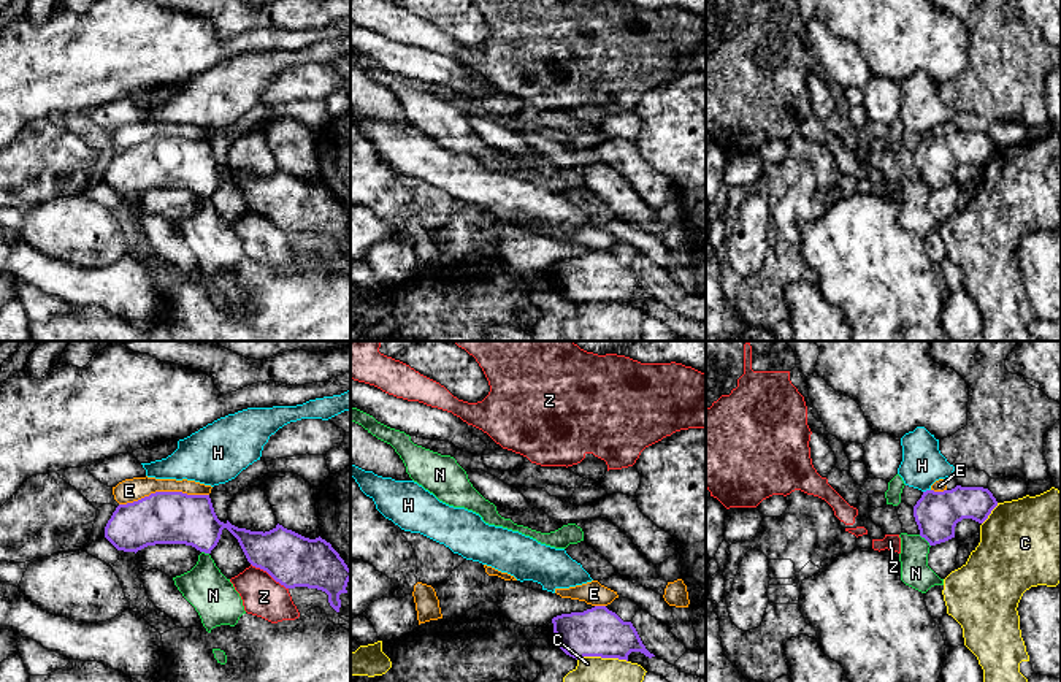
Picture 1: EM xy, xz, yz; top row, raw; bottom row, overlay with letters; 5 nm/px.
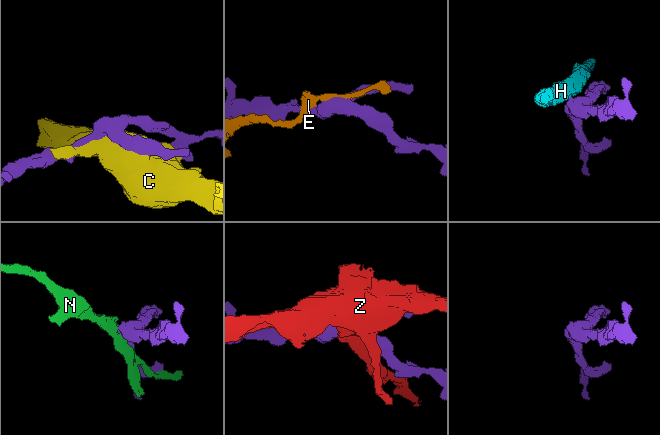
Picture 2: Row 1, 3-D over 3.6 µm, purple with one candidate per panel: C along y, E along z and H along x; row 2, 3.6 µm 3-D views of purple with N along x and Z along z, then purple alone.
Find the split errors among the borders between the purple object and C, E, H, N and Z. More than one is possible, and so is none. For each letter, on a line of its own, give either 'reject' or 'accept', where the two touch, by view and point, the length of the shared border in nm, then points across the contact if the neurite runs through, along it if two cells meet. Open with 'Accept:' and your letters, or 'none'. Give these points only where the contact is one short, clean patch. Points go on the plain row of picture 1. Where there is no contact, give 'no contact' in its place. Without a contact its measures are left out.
Accept: none
C: reject; meets purple in xz at (603, 302); contact 260 nm long
E: reject; meets purple in xy at (164, 137); contact 460 nm long
H: reject; meets purple in yz at (926, 135); contact 40 nm long; border along yz (930, 134), (923, 137)
N: reject; meets purple in yz at (925, 183); contact 90 nm long
Z: reject; meets purple in xy at (270, 219); contact 240 nm long

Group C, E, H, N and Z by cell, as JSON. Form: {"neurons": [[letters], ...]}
{"neurons": [["C"], ["E"], ["H"], ["N"], ["Z"]]}

